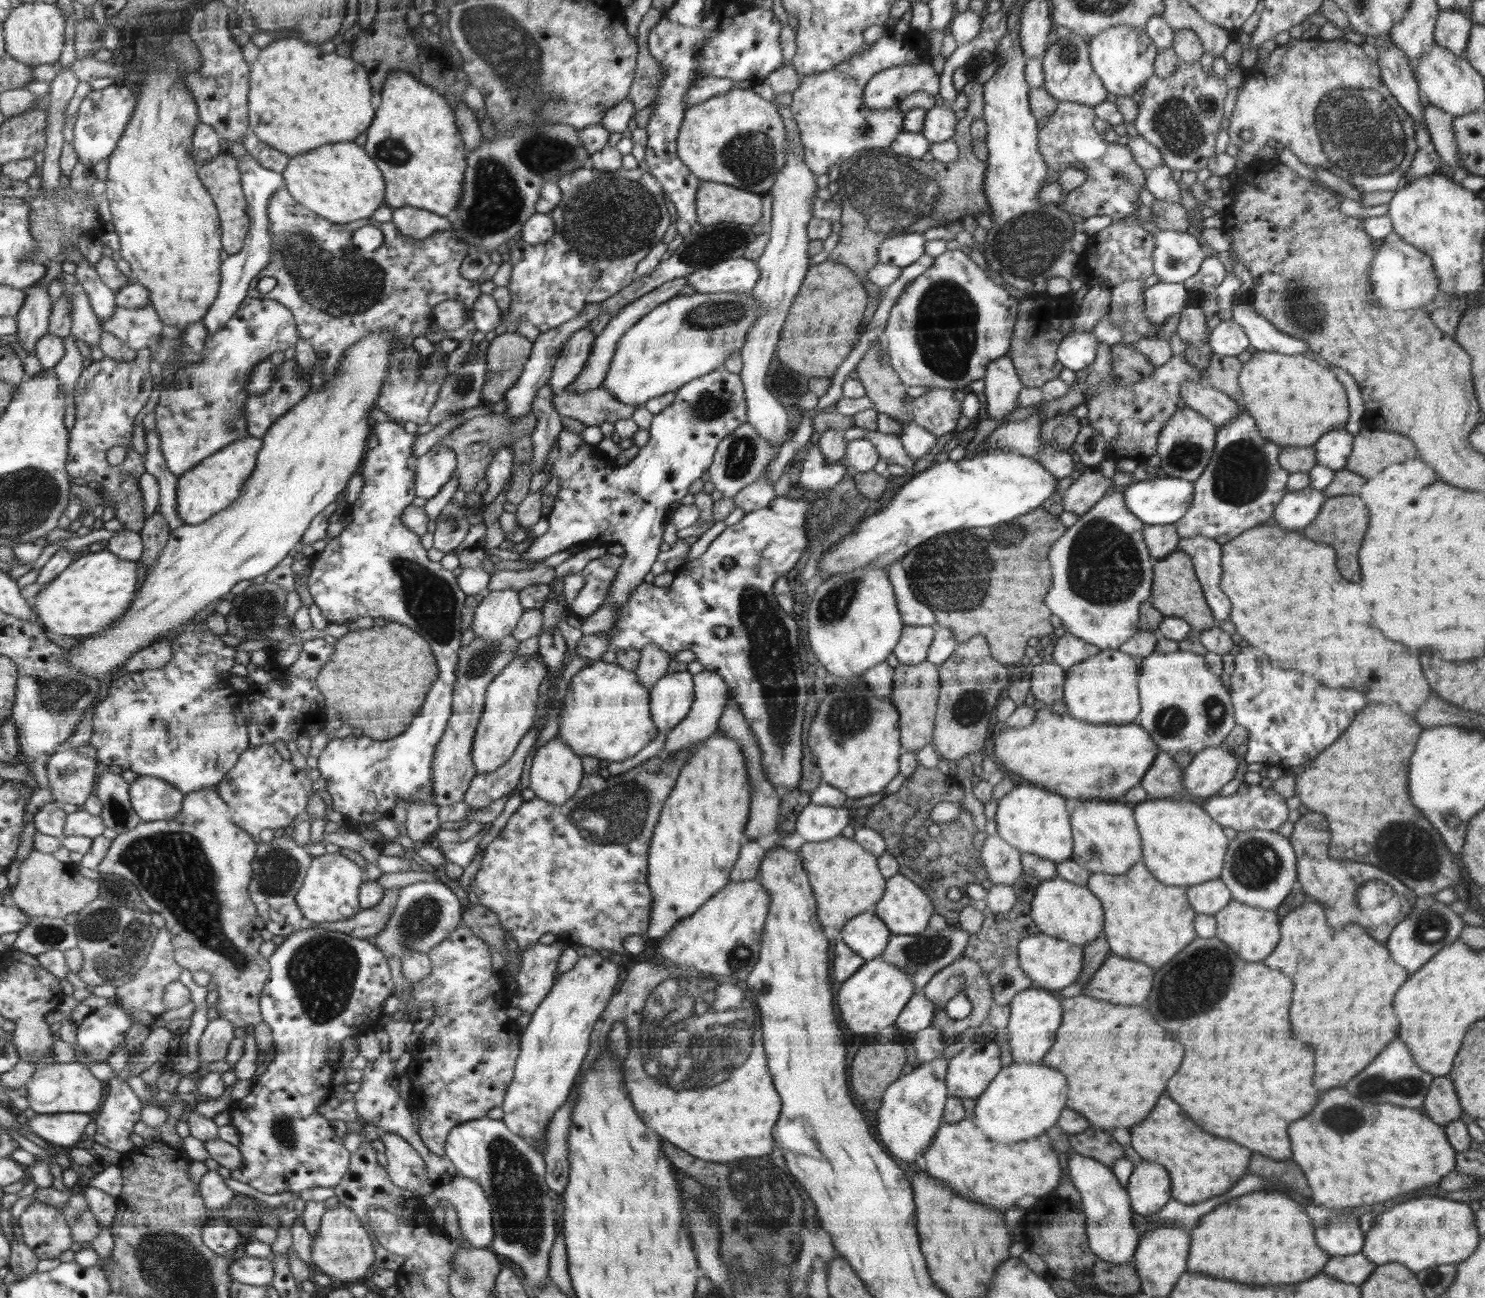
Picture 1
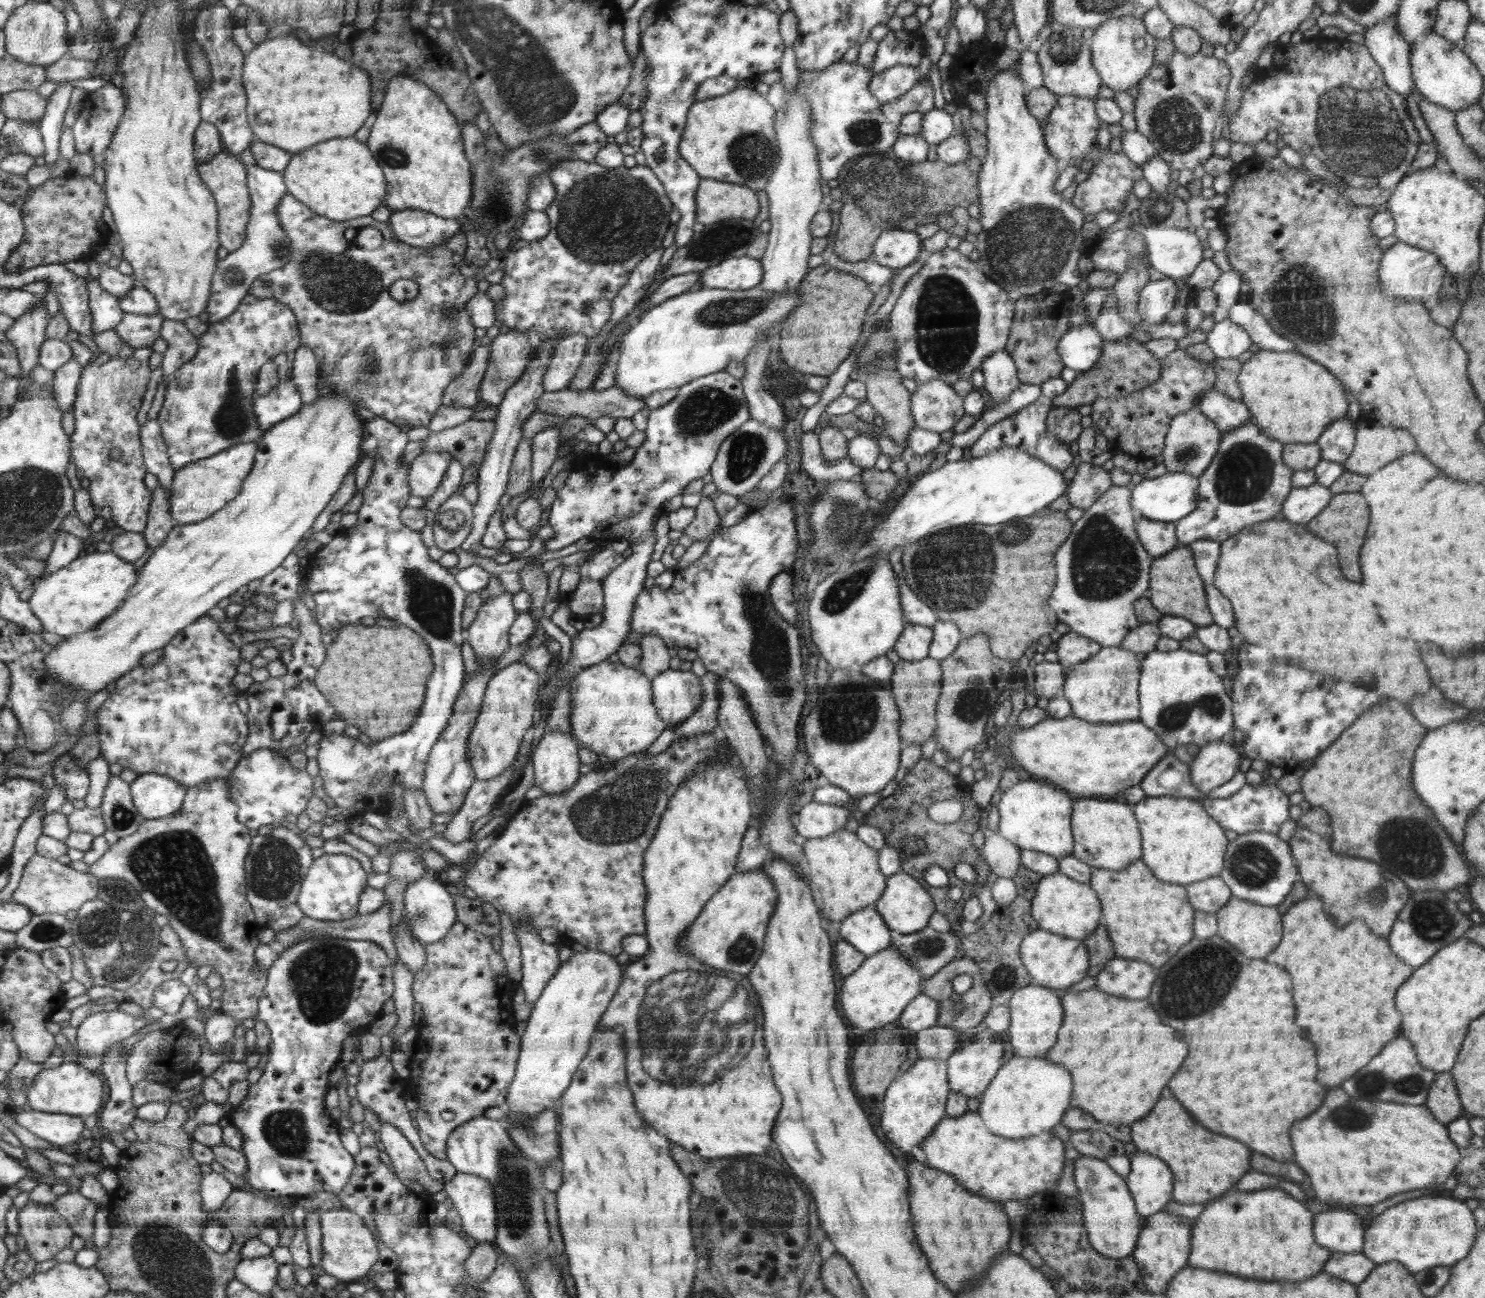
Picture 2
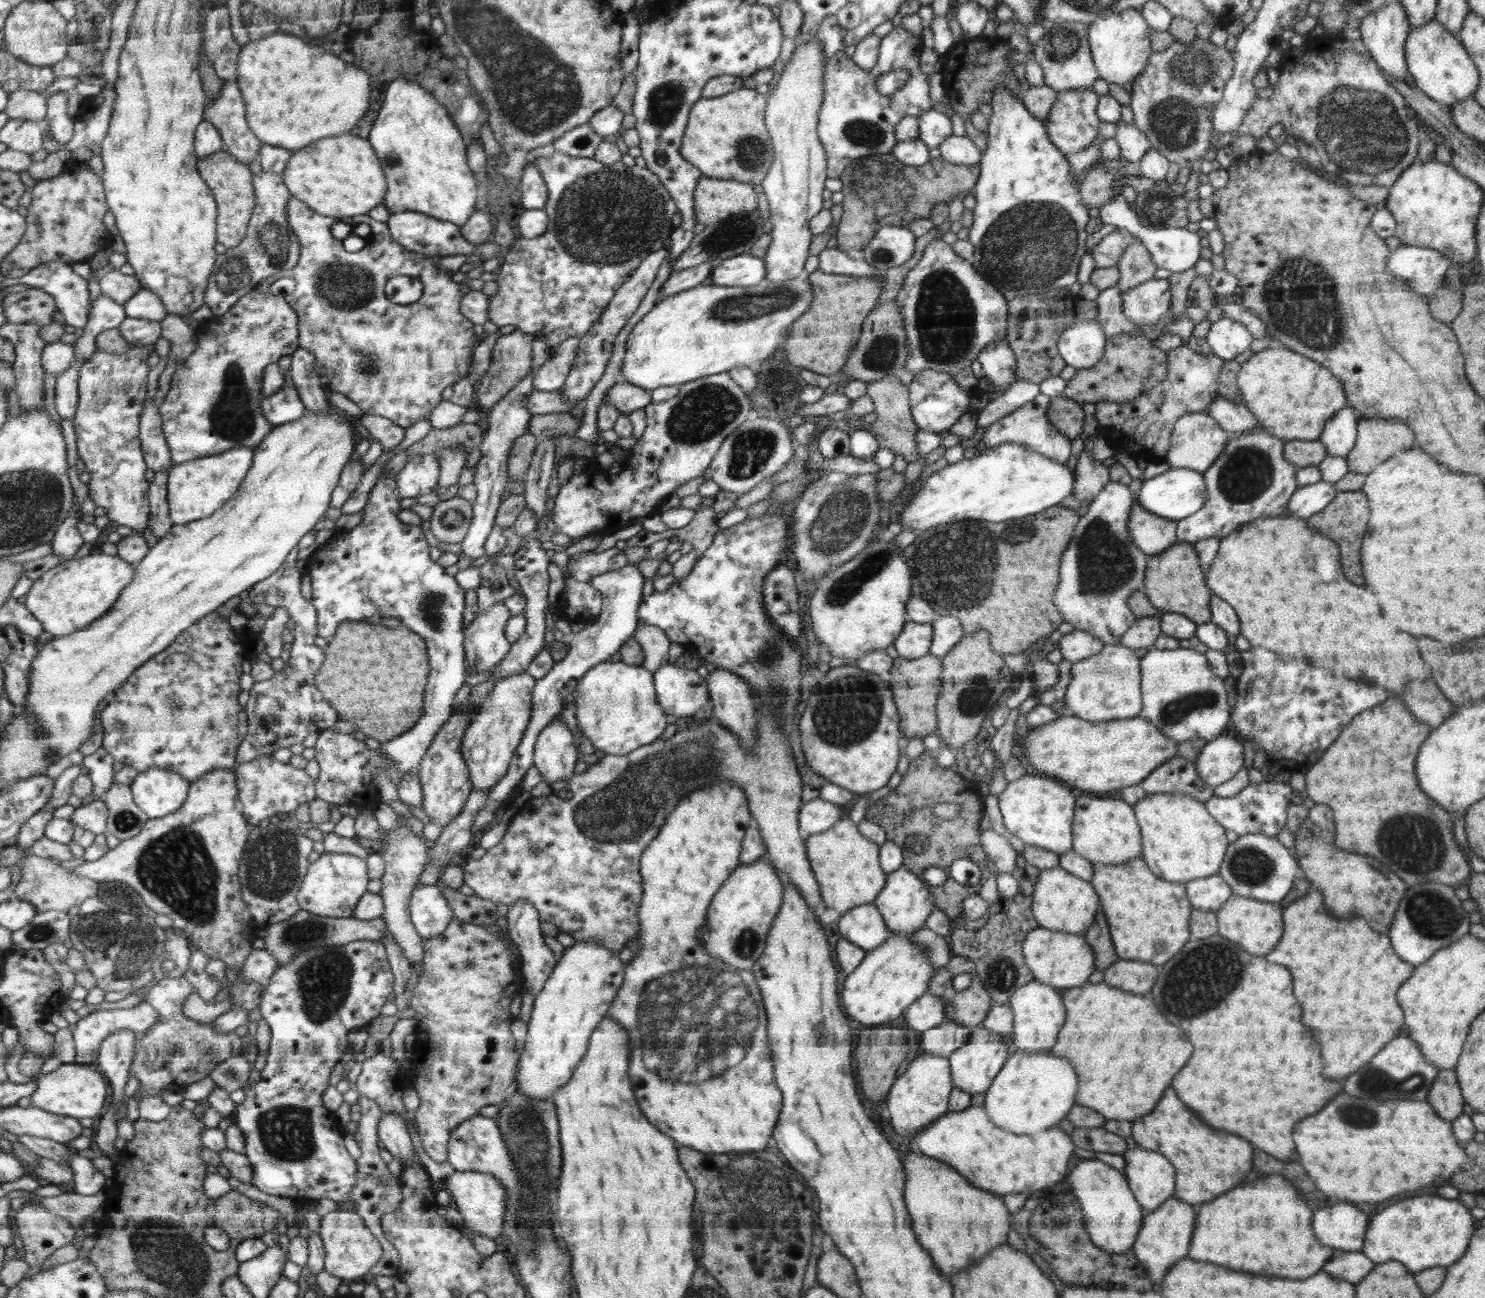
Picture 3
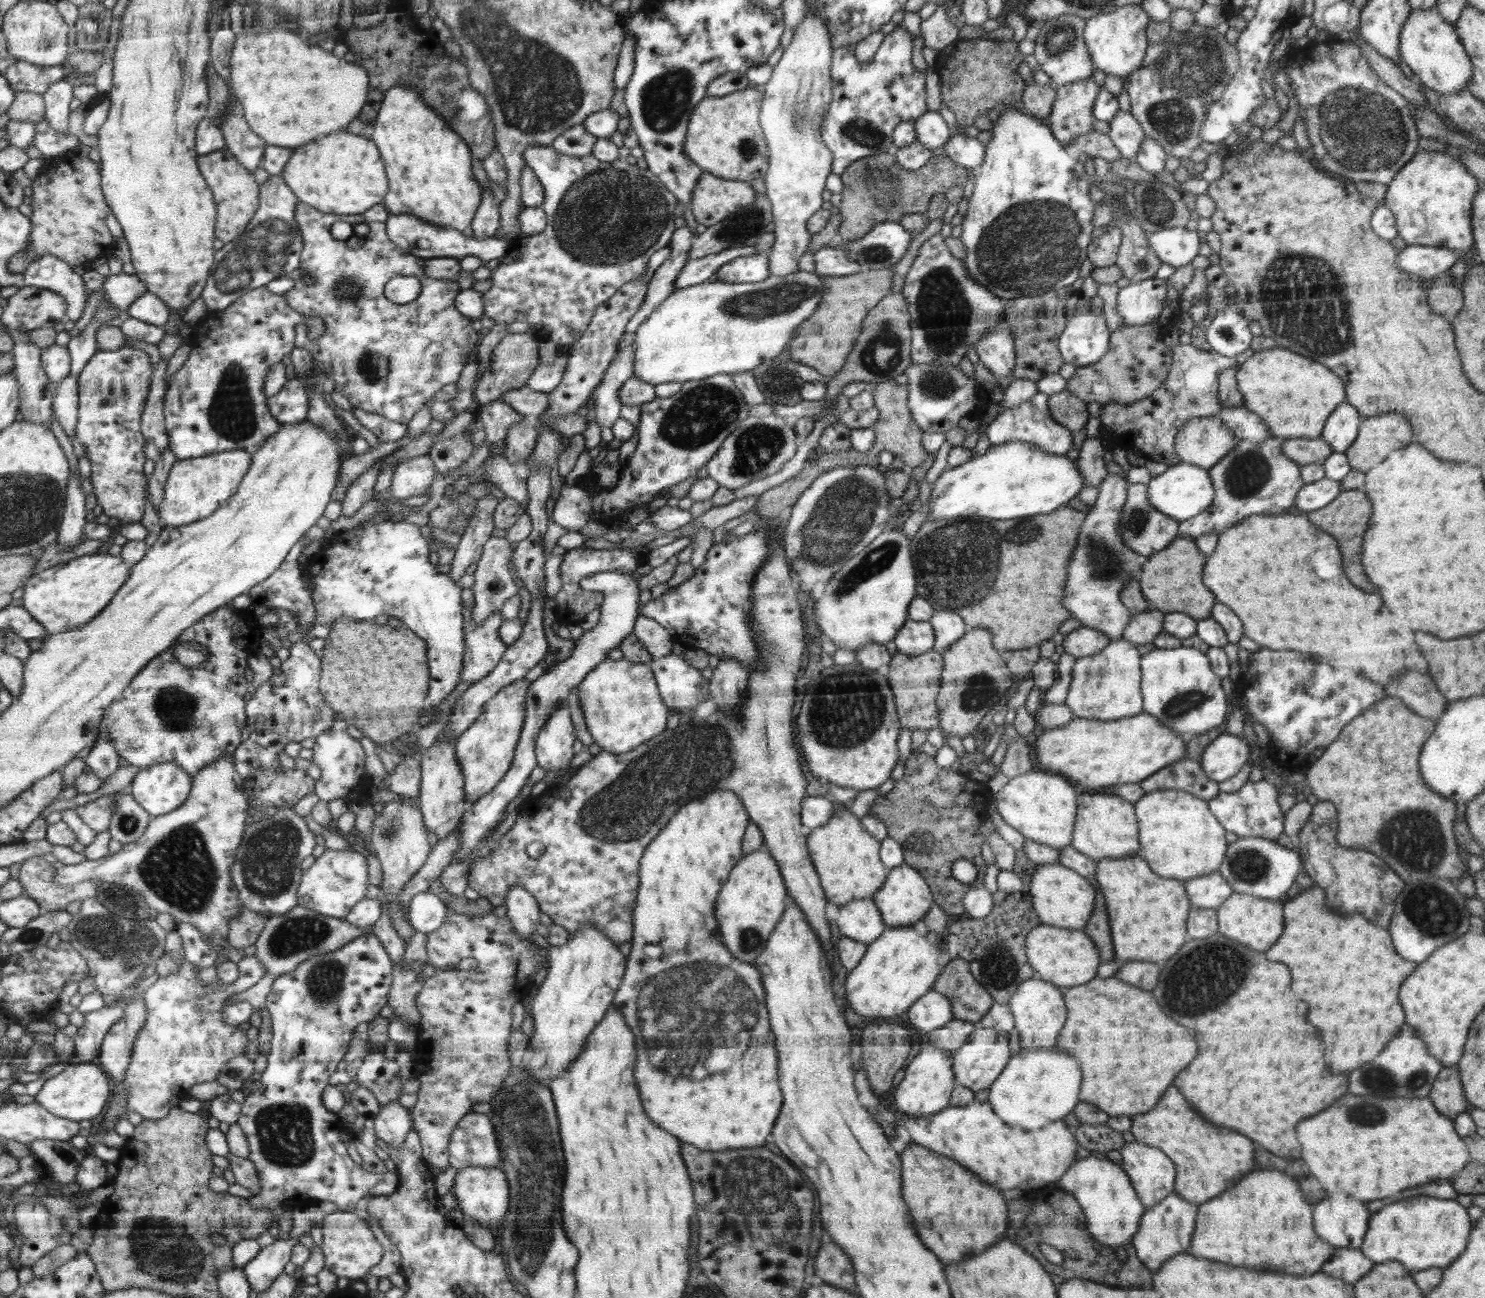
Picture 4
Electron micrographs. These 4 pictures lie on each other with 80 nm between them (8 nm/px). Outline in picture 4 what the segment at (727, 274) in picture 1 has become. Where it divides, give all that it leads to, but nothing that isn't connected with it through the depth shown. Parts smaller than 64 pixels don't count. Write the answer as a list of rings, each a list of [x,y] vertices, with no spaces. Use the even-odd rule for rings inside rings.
[[[767,254],[742,256],[728,262],[716,273],[716,280],[730,283],[762,282],[770,276]]]

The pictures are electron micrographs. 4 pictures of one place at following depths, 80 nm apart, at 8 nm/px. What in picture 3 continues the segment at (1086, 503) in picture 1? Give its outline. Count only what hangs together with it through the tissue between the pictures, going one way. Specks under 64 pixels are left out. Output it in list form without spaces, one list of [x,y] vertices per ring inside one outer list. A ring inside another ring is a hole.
[[[1082,451],[1074,469],[1074,484],[1072,494],[1086,504],[1111,481],[1108,475],[1109,467],[1100,461],[1095,461],[1086,451]]]

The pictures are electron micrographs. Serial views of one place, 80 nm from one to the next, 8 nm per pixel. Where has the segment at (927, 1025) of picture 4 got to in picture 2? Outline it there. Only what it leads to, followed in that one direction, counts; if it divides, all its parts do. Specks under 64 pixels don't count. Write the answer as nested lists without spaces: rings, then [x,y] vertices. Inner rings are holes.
[[[922,992],[906,1006],[897,1022],[904,1030],[917,1033],[919,1030],[936,1025],[938,1018],[940,1018],[940,1003]]]

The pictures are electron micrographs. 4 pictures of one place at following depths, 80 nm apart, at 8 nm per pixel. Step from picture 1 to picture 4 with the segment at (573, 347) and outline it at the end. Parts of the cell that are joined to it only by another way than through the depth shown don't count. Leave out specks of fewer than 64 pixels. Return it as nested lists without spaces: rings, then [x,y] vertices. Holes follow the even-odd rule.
[[[568,350],[568,353],[564,351],[563,353],[558,354],[554,362],[550,364],[538,364],[534,369],[534,372],[530,375],[530,378],[527,380],[526,386],[530,388],[530,390],[536,392],[552,392],[552,390],[560,384],[560,381],[564,376],[569,353],[570,350]]]

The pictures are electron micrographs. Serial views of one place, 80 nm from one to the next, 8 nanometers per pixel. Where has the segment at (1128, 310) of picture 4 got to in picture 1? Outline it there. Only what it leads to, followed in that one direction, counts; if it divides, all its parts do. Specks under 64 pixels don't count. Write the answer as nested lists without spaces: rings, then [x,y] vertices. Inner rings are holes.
[[[1162,282],[1153,284],[1144,291],[1144,314],[1152,324],[1165,323],[1172,314],[1186,307],[1188,298],[1183,283]]]

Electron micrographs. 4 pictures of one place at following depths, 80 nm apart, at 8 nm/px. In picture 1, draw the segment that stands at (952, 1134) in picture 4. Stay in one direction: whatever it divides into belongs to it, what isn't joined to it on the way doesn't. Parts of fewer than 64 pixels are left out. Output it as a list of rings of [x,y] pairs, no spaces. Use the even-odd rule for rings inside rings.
[[[964,1118],[952,1124],[942,1123],[930,1144],[929,1149],[923,1153],[927,1164],[926,1172],[930,1176],[948,1184],[956,1194],[962,1194],[964,1198],[970,1198],[974,1202],[980,1202],[998,1210],[1008,1210],[1012,1206],[1030,1209],[1032,1205],[1041,1202],[1041,1199],[1045,1200],[1051,1192],[1055,1191],[1060,1182],[1061,1168],[1058,1153],[1053,1150],[1050,1138],[1046,1135],[1014,1145],[1006,1145],[986,1138],[974,1119]]]

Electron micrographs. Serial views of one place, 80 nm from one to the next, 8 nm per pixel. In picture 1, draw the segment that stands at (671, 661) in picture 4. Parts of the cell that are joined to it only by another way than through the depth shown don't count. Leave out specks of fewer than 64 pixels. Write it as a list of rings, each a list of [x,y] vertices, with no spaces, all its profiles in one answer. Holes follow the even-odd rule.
[[[690,672],[666,674],[649,692],[652,696],[652,719],[658,733],[668,734],[688,716],[696,700],[696,684]]]

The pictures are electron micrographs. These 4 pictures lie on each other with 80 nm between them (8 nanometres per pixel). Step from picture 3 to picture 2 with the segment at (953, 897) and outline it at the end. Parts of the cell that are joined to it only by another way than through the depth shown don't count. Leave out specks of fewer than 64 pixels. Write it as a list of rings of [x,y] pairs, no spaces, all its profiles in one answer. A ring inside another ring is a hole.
[[[921,759],[905,774],[905,777],[897,784],[896,792],[892,795],[882,798],[878,801],[870,812],[867,812],[864,818],[866,824],[870,824],[879,828],[885,836],[888,846],[892,846],[900,853],[901,872],[912,875],[914,879],[920,881],[927,891],[932,895],[933,902],[937,905],[937,911],[944,914],[947,919],[954,924],[960,916],[962,916],[963,908],[954,908],[954,904],[948,900],[948,892],[946,886],[936,888],[926,884],[924,880],[924,872],[931,866],[940,866],[950,876],[950,885],[958,886],[963,890],[963,897],[960,901],[968,901],[974,898],[974,894],[978,894],[978,890],[982,890],[983,886],[990,886],[990,878],[994,878],[994,870],[987,865],[980,849],[981,832],[979,826],[982,826],[982,806],[971,796],[972,786],[970,782],[966,782],[966,778],[954,776],[948,773],[944,767],[940,767],[934,763],[932,759]],[[946,799],[956,799],[963,802],[965,808],[964,813],[954,823],[940,824],[934,822],[928,815],[927,810],[936,802],[944,802]],[[959,862],[967,862],[976,871],[975,882],[960,881],[953,876],[955,866]]]

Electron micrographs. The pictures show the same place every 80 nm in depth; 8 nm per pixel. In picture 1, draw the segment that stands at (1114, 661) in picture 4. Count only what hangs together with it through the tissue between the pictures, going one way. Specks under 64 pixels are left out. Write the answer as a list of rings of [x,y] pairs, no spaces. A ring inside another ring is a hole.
[[[1101,649],[1094,657],[1065,673],[1063,702],[1067,706],[1066,712],[1078,720],[1095,725],[1132,723],[1141,711],[1138,673],[1139,668],[1131,654],[1124,654],[1118,649]]]

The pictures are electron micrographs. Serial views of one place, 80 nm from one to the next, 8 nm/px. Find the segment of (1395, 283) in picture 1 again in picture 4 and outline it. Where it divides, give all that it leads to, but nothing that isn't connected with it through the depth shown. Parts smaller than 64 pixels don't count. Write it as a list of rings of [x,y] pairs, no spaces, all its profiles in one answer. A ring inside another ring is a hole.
[[[1408,245],[1398,254],[1395,265],[1408,274],[1421,277],[1421,287],[1427,290],[1431,282],[1460,259],[1461,254],[1446,246]]]

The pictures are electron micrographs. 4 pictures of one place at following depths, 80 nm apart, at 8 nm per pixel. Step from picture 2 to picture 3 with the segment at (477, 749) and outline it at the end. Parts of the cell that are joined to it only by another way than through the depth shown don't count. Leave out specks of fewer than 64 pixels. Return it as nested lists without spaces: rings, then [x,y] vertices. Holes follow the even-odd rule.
[[[527,672],[502,678],[492,687],[462,738],[462,754],[469,767],[473,789],[490,789],[509,770],[510,761],[525,737],[533,712],[533,689],[536,680]]]

